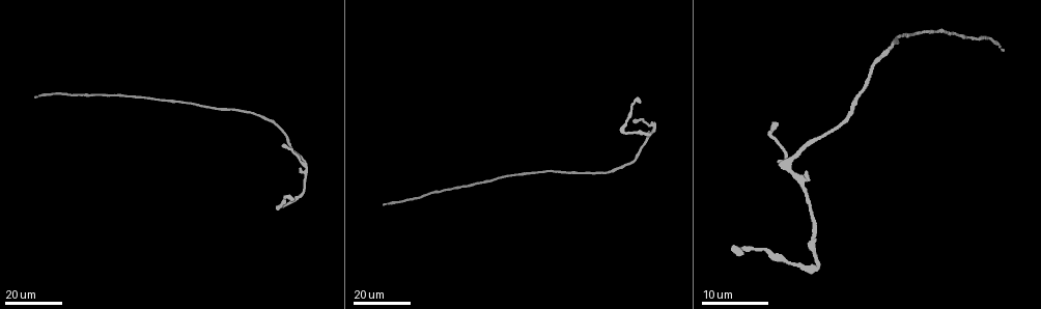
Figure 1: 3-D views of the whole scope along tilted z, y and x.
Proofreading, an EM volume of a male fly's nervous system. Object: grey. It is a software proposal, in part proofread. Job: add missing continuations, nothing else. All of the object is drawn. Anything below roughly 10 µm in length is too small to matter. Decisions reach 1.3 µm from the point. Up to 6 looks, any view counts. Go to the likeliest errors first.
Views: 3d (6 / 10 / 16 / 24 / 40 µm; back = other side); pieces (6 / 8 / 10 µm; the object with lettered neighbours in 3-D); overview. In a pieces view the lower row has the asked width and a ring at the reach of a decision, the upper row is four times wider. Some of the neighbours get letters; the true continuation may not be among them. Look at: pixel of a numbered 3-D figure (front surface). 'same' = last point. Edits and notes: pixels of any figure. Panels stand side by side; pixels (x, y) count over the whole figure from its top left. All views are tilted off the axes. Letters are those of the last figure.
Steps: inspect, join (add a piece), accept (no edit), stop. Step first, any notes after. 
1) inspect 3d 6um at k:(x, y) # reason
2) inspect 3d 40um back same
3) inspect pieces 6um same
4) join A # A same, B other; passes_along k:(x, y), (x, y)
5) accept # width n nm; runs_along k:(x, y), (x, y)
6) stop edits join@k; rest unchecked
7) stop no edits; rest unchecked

inspect 3d 16um at 1:(386, 204) # an open end

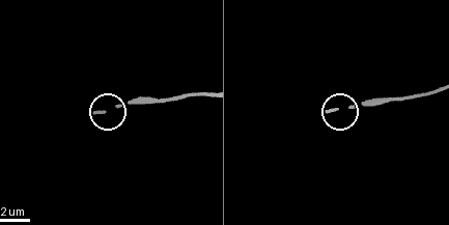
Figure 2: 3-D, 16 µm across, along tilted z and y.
inspect pieces 8um at 2:(95, 113)

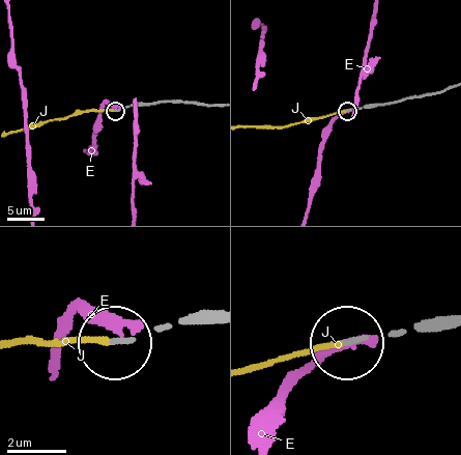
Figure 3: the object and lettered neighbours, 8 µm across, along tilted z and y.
join J # width 160 nm; E other, J same; passes_along 3:(192, 315), (130, 341), (21, 344); the cell continues

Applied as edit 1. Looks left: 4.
inspect 3d 16um at 1:(639, 103)

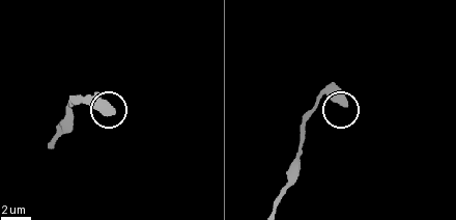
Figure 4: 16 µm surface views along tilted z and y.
inspect pieces 10um at 4:(343, 103) # see the neighbours

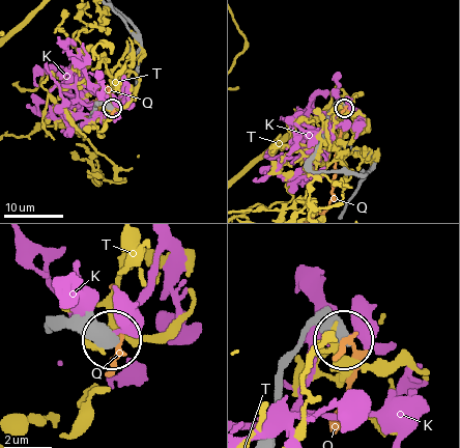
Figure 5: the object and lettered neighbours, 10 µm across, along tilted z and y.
accept # K other, Q other, T other; none of them fits

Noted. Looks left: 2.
inspect 3d 24um at 1:(804, 171) # free end

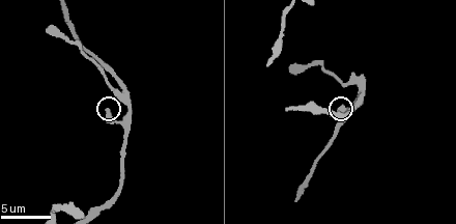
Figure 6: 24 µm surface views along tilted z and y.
inspect pieces 8um at 6:(108, 109)

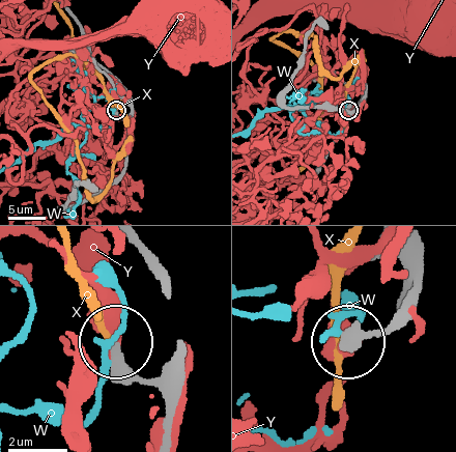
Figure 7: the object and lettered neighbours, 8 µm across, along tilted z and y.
accept # W other, X other, Y other; runs_along 7:(177, 346), (160, 372), (146, 378), (119, 347); none of them fits

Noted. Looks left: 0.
stop edits join@3; rest unchecked

